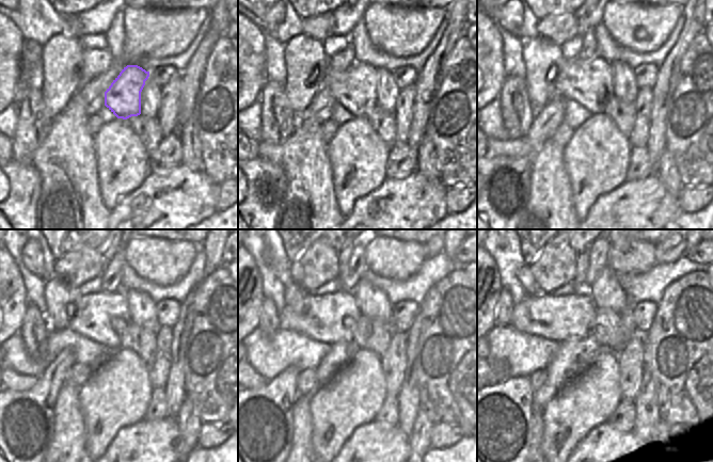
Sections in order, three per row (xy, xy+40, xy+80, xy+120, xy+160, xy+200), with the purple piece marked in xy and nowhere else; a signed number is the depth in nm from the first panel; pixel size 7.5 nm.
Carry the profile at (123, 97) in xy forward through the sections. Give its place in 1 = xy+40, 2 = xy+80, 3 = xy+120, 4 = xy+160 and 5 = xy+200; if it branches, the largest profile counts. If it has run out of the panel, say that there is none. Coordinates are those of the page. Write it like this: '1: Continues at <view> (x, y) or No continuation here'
1: Continues at xy+40 (354, 89)
2: Continues at xy+80 (587, 81)
3: Continues at xy+120 (101, 317)
4: Continues at xy+160 (330, 318)
5: Continues at xy+200 (558, 318).

